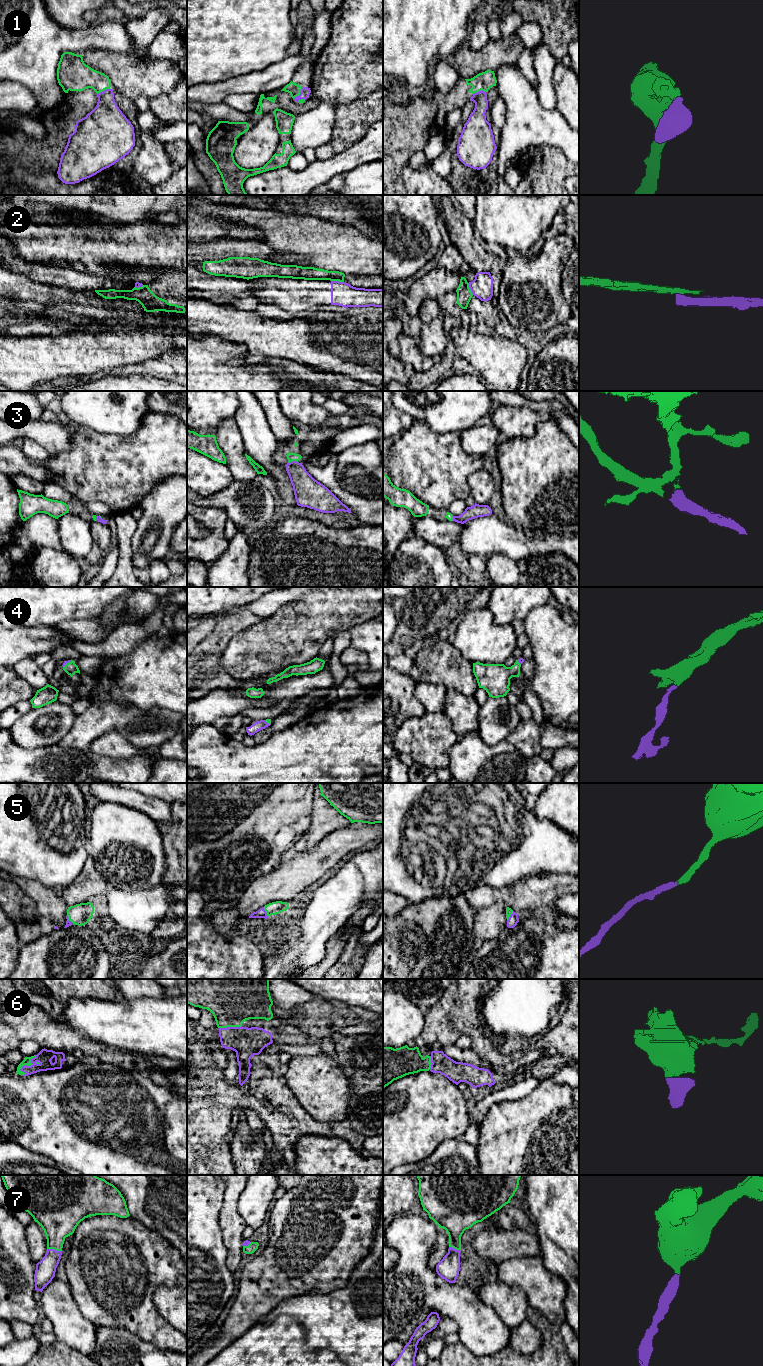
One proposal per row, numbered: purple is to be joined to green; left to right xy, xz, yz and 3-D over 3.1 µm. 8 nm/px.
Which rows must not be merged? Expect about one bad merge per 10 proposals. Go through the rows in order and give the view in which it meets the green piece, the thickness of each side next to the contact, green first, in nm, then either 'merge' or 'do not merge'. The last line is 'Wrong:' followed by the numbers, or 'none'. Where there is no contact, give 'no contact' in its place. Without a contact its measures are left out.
1: xy | 240/300 nm | merge
2: xz | 110/190 nm | do not merge
3: xz | 70/200 nm | merge
4: xy | 100/30 nm | merge
5: yz | 60/80 nm | merge
6: xy | 60/120 nm | merge
7: xy | 300/160 nm | merge
Wrong: 2

